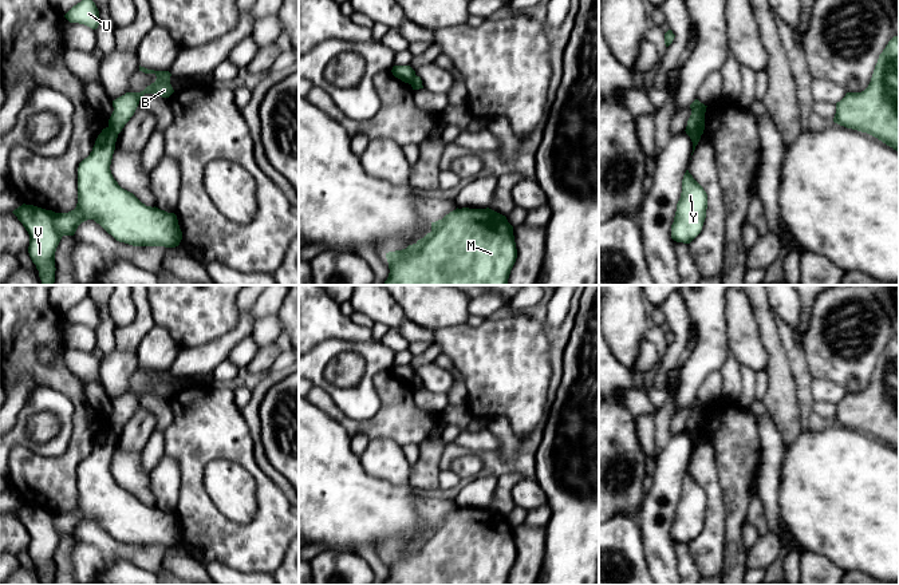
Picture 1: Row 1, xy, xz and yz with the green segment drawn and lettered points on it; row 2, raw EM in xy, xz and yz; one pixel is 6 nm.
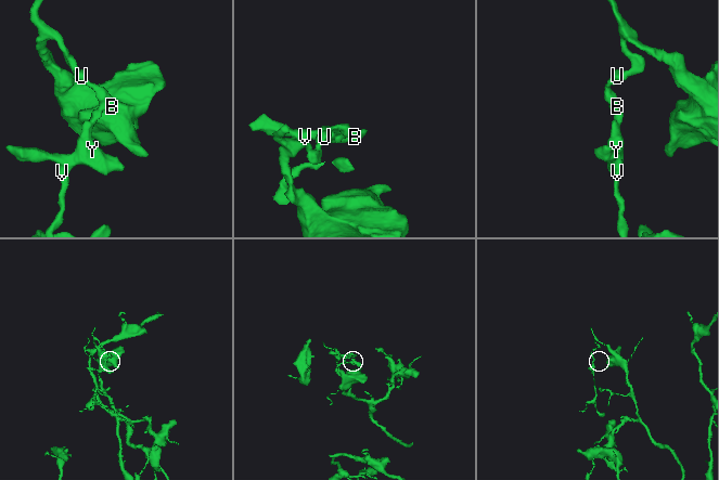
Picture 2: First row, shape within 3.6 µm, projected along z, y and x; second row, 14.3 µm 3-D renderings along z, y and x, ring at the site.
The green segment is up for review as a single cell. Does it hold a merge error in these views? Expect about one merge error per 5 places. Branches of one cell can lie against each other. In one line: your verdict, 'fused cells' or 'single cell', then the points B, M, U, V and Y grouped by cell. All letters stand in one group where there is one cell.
fused cells; groups B M U / V Y

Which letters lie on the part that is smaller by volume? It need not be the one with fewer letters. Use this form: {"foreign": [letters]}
{"foreign": ["V", "Y"]}

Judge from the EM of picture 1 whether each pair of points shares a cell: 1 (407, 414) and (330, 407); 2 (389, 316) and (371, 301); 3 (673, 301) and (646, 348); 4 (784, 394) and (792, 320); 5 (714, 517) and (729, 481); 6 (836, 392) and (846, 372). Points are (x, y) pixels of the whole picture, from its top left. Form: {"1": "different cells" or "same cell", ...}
{"1": "same cell", "2": "same cell", "3": "different cells", "4": "different cells", "5": "different cells", "6": "different cells"}

